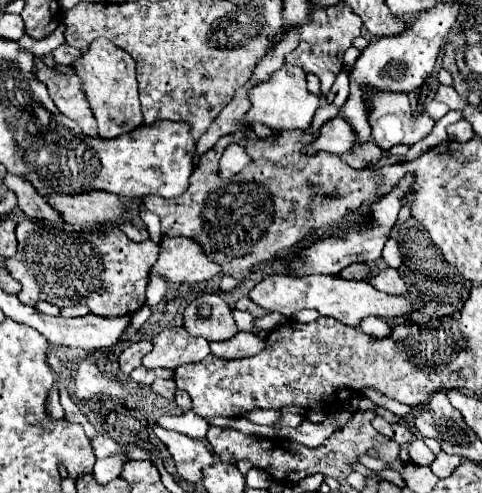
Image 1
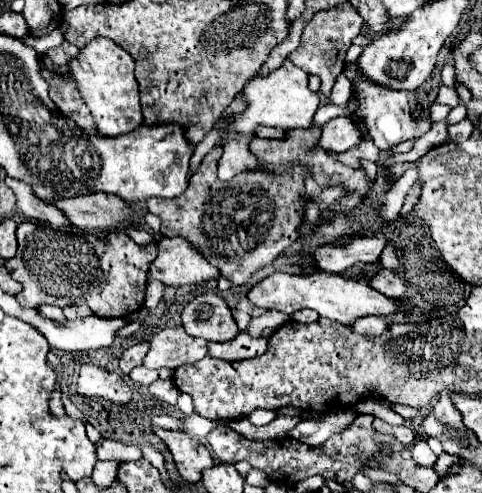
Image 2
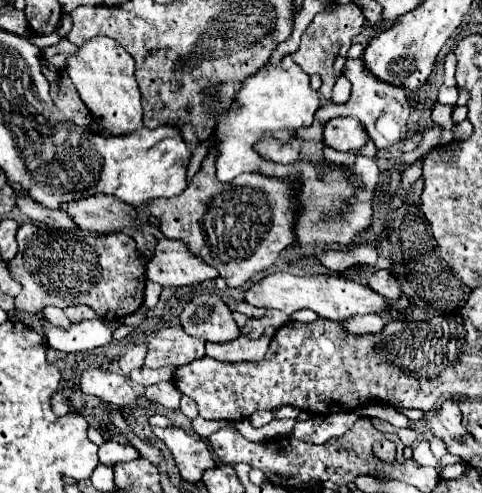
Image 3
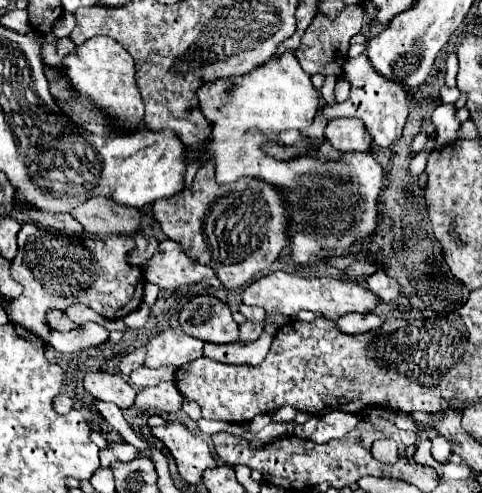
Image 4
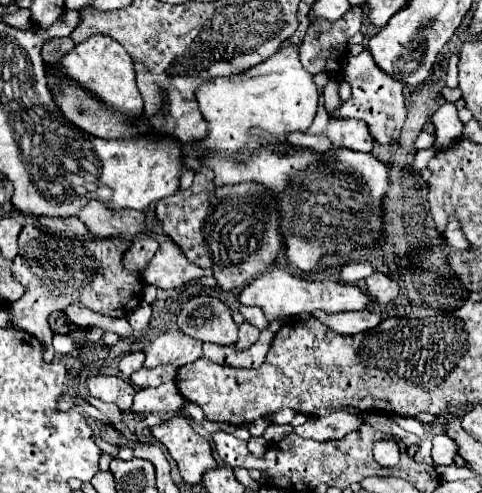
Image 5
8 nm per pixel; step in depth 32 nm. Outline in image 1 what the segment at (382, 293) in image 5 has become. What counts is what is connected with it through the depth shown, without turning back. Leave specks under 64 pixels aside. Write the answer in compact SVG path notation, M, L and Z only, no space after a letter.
M384 268L380 270L376 276L372 276L368 280L376 290L380 292L386 292L386 294L394 294L394 296L402 296L408 292L406 288L406 282L402 280L402 276L398 274L398 270L394 268Z

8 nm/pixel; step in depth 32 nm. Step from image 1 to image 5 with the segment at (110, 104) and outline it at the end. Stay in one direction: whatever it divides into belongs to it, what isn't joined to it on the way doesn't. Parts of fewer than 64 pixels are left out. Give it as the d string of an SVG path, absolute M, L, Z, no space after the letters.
M96 34L90 36L86 42L76 44L76 48L66 54L60 60L64 72L76 82L80 84L80 88L84 86L86 92L92 92L92 96L96 96L102 104L108 104L108 108L112 108L114 112L132 116L132 118L140 118L144 108L142 108L142 96L136 88L136 78L134 78L134 62L130 58L130 54L122 48L122 44L118 44L114 38Z

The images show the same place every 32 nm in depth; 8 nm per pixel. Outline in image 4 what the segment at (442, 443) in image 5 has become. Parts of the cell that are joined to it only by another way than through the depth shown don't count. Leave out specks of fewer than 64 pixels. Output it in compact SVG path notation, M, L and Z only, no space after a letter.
M434 436L432 438L432 454L438 462L444 462L452 452L450 452L450 446L446 444L446 440L442 436Z

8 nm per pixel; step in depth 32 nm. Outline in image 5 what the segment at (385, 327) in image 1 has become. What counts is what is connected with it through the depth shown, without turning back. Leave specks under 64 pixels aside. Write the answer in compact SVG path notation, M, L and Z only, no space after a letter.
M314 312L314 318L318 318L322 324L328 324L328 328L340 332L340 334L358 334L372 330L380 324L380 316L376 312L340 312L340 314L324 314Z

